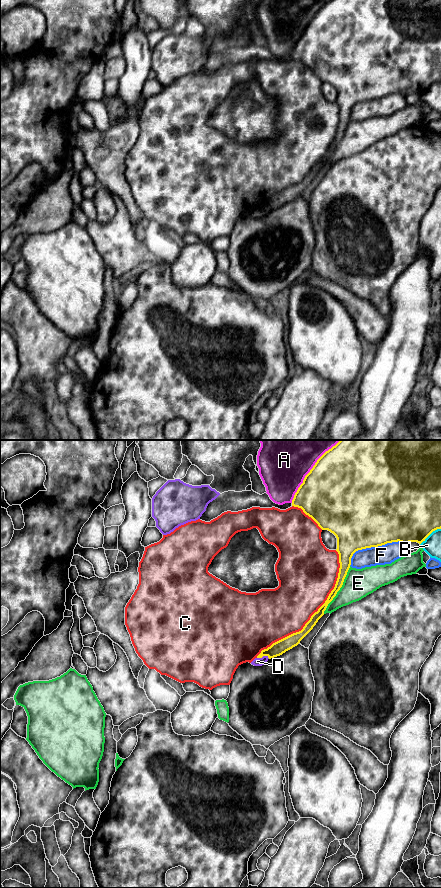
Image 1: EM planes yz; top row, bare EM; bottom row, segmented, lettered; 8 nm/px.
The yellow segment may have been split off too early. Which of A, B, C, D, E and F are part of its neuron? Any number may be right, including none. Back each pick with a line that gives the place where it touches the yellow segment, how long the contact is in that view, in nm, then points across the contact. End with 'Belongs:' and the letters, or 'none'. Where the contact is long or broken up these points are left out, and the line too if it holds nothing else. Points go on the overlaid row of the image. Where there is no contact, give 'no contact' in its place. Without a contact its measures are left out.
Belongs: none

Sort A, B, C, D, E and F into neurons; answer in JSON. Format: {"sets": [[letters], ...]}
{"sets": [["A"], ["B"], ["C"], ["D"], ["E"], ["F"]]}

